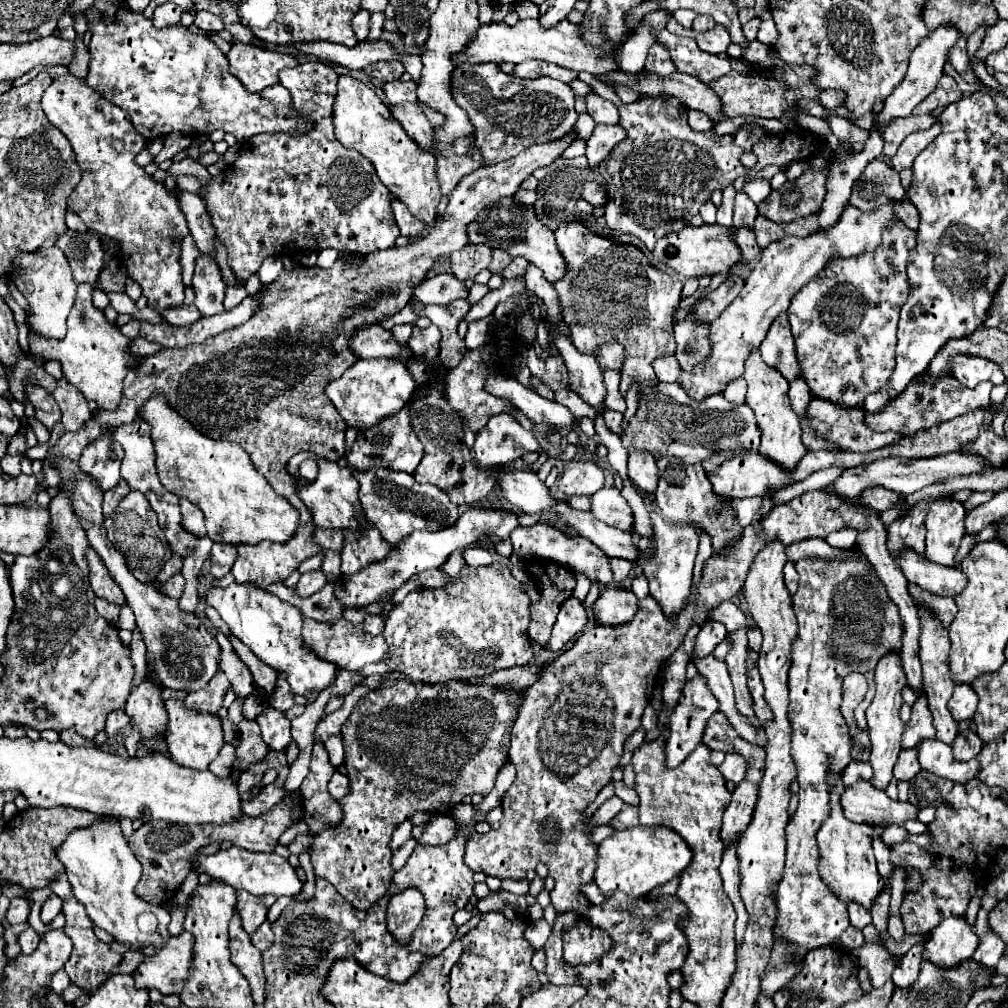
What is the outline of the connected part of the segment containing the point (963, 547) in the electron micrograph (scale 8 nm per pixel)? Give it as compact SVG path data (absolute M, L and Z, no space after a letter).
M973 534L973 535L965 535L959 545L958 551L957 551L957 555L955 557L955 566L959 566L962 559L964 559L964 557L966 557L966 555L968 555L968 553L970 552L970 548L974 543L974 540L976 538L977 534Z

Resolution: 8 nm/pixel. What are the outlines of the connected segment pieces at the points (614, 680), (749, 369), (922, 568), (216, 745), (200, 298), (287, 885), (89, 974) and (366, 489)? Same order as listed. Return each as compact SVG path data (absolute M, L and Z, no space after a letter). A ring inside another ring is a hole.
M808 491L784 505L774 507L768 515L760 519L758 529L754 525L748 525L744 529L744 539L740 539L736 547L728 547L728 555L710 555L710 559L704 561L700 581L692 585L690 599L676 615L664 617L660 603L656 603L656 599L648 595L638 601L638 611L632 621L620 627L594 625L578 637L572 649L560 653L554 661L542 665L542 673L538 675L538 679L528 689L524 689L522 705L512 725L512 743L508 757L510 763L516 765L518 775L510 789L504 793L504 817L500 821L500 829L490 831L486 835L474 833L468 839L468 867L472 871L484 871L486 875L498 879L522 879L530 869L536 869L540 863L544 863L548 867L550 877L556 881L554 889L550 891L556 913L586 911L590 903L580 891L580 887L594 881L598 845L592 841L590 833L592 817L584 817L584 812L595 801L598 791L612 779L612 769L620 763L624 741L640 727L640 717L648 705L648 699L652 697L652 691L658 685L662 665L666 665L668 657L682 645L684 635L690 631L690 627L702 625L708 619L708 611L712 611L712 607L718 607L724 601L732 601L738 593L742 593L748 567L752 567L752 559L760 551L760 547L764 547L764 543L780 539L780 543L790 545L810 537L826 537L828 533L846 527L866 531L868 523L868 511L860 511L860 507L852 507L852 503L836 495L828 495L826 491Z
M752 351L752 355L746 359L746 371L744 379L748 383L748 393L746 393L746 403L754 409L756 421L762 429L762 443L760 443L760 453L766 455L768 459L780 463L786 469L796 467L796 463L806 455L806 447L802 443L802 429L800 429L800 419L794 413L788 397L788 381L784 375L776 373L776 369L768 367L760 359L760 351Z
M902 547L898 555L892 557L910 583L920 585L924 591L930 591L934 595L954 597L966 585L966 575L960 569L932 563L908 547Z
M168 699L168 733L166 733L166 745L170 751L170 757L180 763L182 767L190 769L208 769L208 765L218 757L220 749L224 747L224 733L220 727L218 715L200 715L196 711L190 711L182 705L182 701Z
M200 255L196 259L196 269L194 269L194 279L192 287L196 293L194 305L200 309L204 317L222 313L222 301L224 301L224 291L226 285L220 275L220 267L212 255Z
M230 847L230 849L220 849L214 855L208 857L194 857L192 867L198 873L208 873L212 879L224 881L232 885L236 891L248 891L252 895L296 895L302 891L302 881L296 875L296 869L290 865L288 859L280 857L278 853L252 853L244 851L240 847Z
M68 897L64 901L64 915L66 915L66 925L64 925L64 931L66 935L74 941L74 949L72 949L72 955L68 959L68 963L64 965L66 973L70 975L70 979L80 985L80 987L88 987L88 989L98 989L104 979L108 977L108 973L112 971L114 965L118 965L122 961L122 955L110 951L110 947L106 943L102 943L96 935L94 935L94 923L88 919L84 905L80 901L76 901L76 897Z
M376 469L372 471L352 471L352 475L360 483L360 503L364 507L364 515L370 523L374 523L386 541L396 545L396 539L404 539L404 535L410 535L416 529L424 531L438 531L444 527L450 527L458 519L458 507L432 485L420 485L414 481L412 475L404 471L388 471L380 469L376 477ZM376 485L378 485L378 507L384 513L384 521L376 521Z

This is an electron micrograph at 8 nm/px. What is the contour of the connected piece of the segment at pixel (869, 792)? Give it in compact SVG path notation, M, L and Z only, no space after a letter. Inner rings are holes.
M860 781L852 787L846 787L842 793L842 809L844 815L856 823L898 823L906 825L906 821L916 819L920 807L908 801L894 801L876 787L870 787L868 781Z

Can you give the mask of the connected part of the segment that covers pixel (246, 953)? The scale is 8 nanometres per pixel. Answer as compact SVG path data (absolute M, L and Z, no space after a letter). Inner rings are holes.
M234 915L230 921L230 951L232 963L242 971L252 987L254 1003L264 1003L264 971L262 971L262 953L252 945L250 935L240 925L240 915Z

